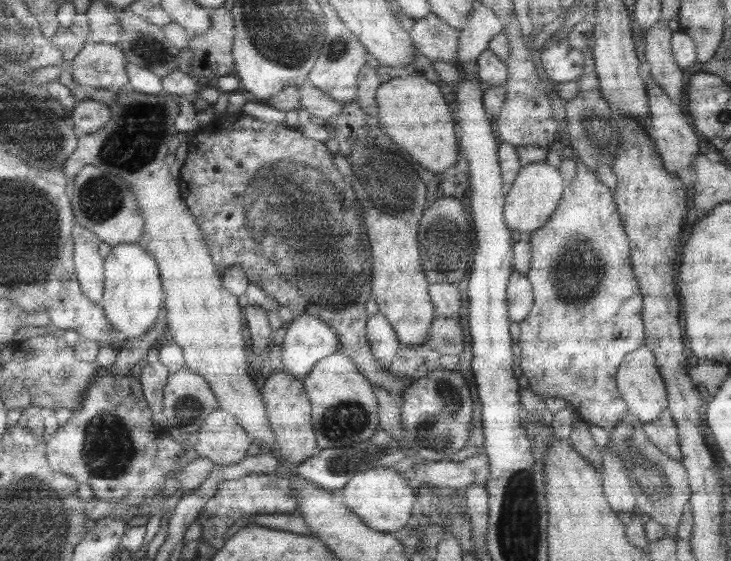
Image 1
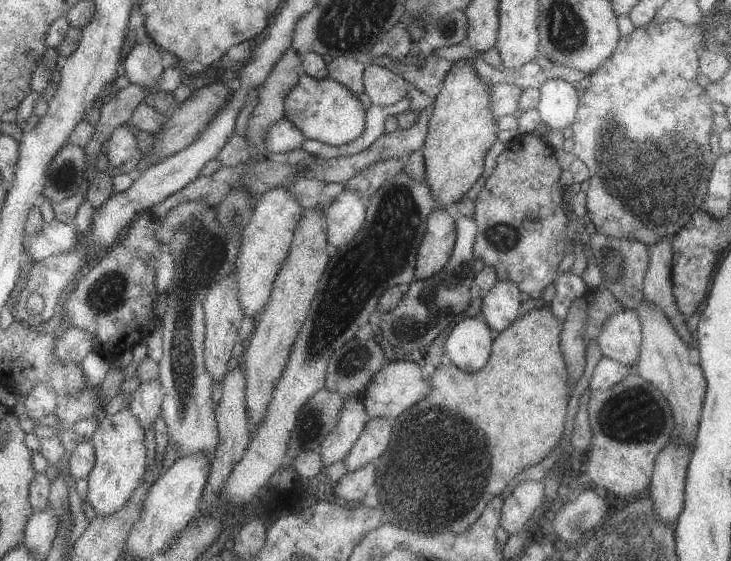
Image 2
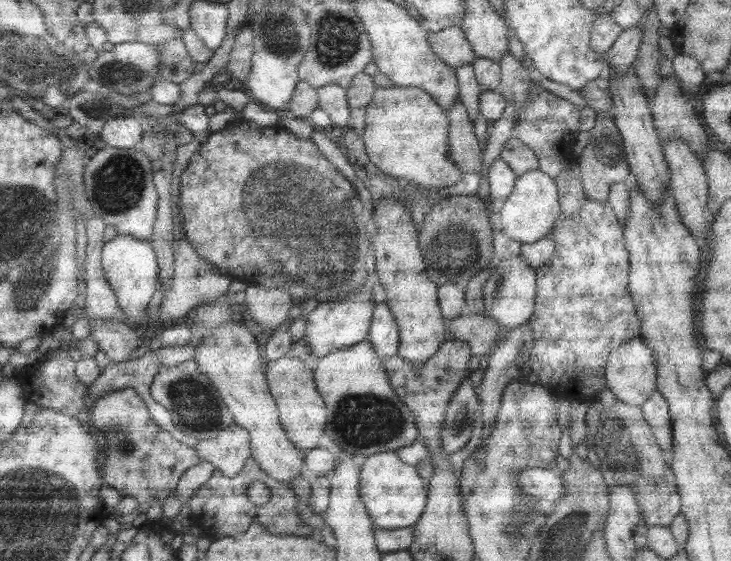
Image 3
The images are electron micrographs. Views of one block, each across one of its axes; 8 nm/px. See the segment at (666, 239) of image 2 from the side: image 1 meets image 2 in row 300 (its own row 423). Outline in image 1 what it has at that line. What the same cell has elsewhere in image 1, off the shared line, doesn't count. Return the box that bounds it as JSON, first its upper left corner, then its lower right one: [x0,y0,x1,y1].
[643,408,681,462]

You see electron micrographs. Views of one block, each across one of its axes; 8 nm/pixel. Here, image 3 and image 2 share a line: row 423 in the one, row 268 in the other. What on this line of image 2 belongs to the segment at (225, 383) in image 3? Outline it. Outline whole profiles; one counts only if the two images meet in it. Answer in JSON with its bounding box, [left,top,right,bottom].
[231,186,303,318]

